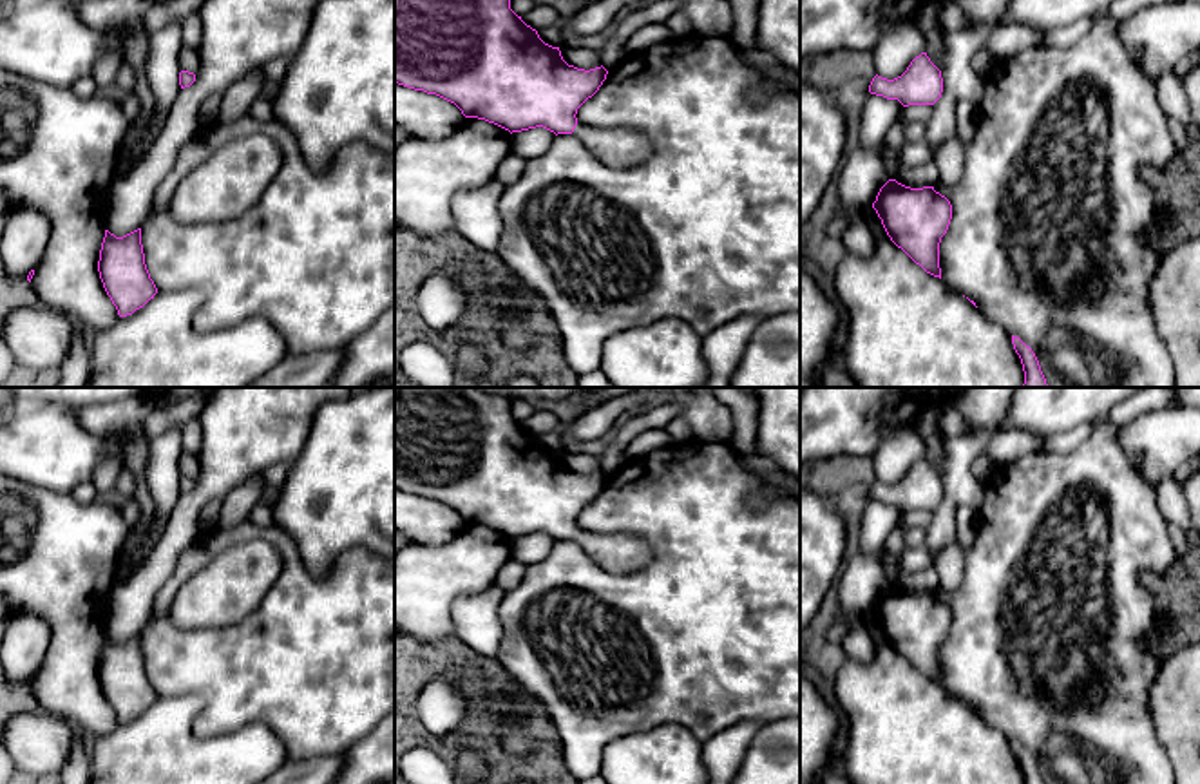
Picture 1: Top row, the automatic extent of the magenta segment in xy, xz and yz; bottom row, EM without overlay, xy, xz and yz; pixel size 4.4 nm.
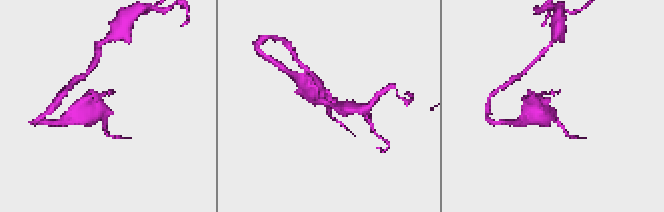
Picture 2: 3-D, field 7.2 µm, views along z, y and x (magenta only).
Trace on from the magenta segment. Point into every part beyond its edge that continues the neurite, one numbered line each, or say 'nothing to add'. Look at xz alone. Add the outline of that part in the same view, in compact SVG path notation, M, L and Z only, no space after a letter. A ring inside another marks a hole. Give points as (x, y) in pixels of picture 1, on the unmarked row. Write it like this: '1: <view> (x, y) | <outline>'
1: xz (616, 553) | M577 529L574 538L585 554L614 574L630 574L653 559L646 540L632 534L597 534Z

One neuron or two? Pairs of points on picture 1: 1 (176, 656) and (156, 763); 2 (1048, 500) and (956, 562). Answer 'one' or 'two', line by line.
1: two
2: two

